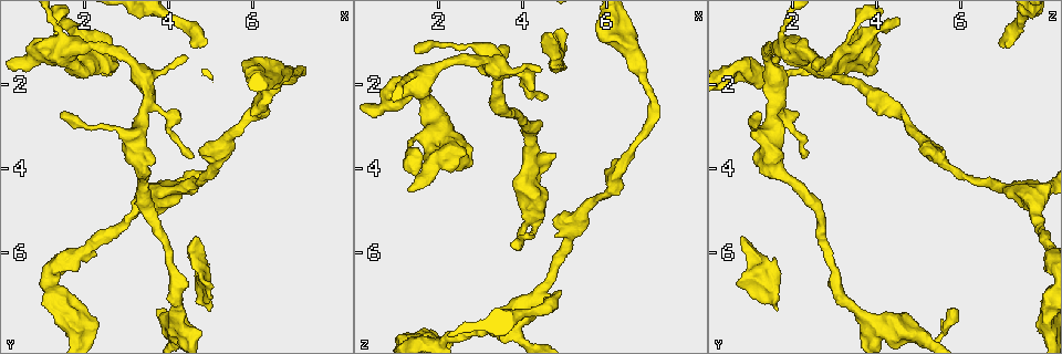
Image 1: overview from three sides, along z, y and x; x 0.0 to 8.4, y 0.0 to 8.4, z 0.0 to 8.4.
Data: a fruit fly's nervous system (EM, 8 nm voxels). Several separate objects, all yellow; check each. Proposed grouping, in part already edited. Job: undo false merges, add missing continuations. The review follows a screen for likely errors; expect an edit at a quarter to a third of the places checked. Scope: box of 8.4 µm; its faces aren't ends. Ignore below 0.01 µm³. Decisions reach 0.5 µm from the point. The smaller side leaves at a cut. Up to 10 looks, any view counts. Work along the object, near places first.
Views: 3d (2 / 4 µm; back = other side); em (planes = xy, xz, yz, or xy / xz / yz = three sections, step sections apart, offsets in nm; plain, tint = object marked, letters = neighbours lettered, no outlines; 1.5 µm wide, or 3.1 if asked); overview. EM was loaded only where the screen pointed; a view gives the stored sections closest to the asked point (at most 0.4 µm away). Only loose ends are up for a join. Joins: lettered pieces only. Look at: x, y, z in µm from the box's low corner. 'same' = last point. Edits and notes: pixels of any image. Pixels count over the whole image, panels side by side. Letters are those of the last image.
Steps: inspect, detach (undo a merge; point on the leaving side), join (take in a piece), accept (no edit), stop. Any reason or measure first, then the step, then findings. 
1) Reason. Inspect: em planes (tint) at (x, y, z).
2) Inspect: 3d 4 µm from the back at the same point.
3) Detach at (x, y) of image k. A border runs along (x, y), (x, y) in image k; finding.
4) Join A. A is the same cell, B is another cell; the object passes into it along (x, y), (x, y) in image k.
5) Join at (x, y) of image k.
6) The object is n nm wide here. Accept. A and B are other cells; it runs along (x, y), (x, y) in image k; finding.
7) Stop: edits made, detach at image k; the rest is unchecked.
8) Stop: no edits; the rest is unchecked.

Free end. Inspect: em planes (plain) at (4.65, 5.65, 0.80).

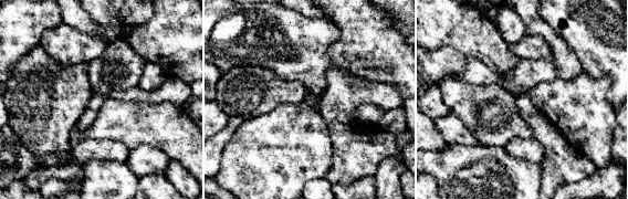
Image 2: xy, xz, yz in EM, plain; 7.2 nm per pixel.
With the object marked. Inspect: em planes (tint) at the same point.

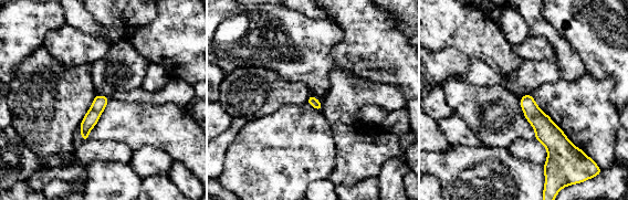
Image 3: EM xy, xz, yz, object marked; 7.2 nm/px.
Inspect: em planes (letters) at the same point.

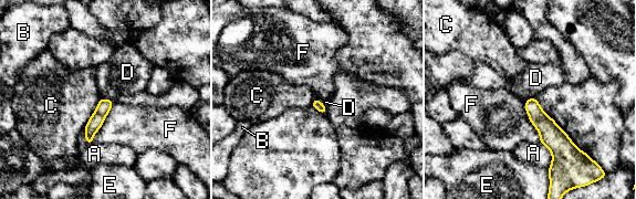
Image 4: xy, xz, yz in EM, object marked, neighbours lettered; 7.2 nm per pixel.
Accept. A, B, C, D, E and F are other cells; a border runs along (101, 96), (113, 102) in image 4; none of them fits.

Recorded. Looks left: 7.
Branch stops here. Inspect: 3d 4 µm at (5.00, 7.40, 1.70).

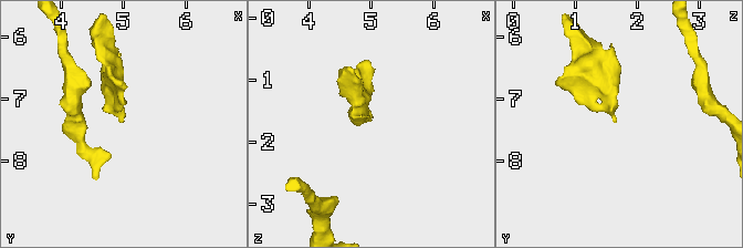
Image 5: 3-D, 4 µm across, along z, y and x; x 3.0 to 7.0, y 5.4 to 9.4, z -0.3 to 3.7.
Shape alone is not enough. Inspect: em planes (letters) at (4.95, 7.35, 1.65).

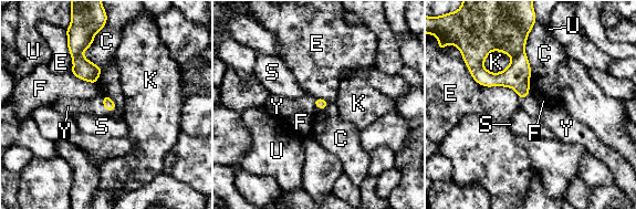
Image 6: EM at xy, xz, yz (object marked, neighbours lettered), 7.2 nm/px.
Join Y. Y is the same cell, C, E, F, K, S and U are other cells; the object passes into it along (108, 104), (103, 104), (69, 106) in image 6; it goes on there.

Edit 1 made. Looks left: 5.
Redraw. Inspect: overview.

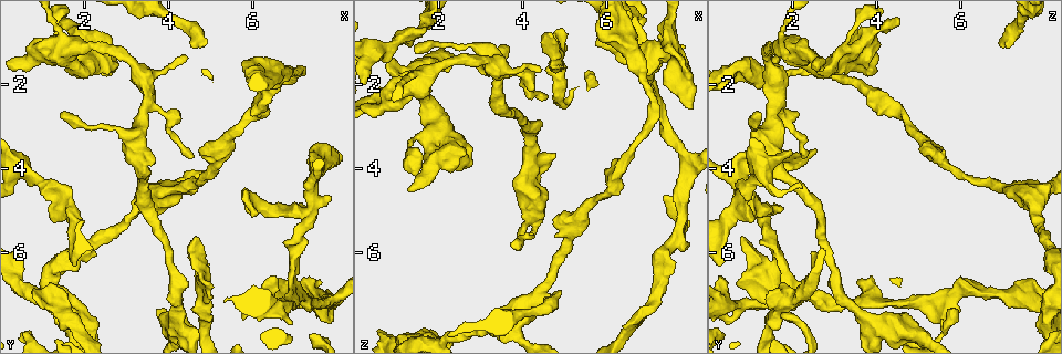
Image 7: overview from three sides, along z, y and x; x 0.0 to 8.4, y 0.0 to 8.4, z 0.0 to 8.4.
Arms part here. Inspect: 3d 2 µm at (7.05, 6.05, 1.65).

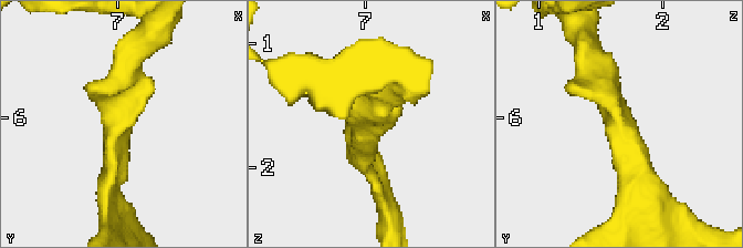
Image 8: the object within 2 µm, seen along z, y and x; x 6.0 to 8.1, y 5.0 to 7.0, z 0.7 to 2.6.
Inspect: em planes (tint) at (7.04, 6.00, 1.64).

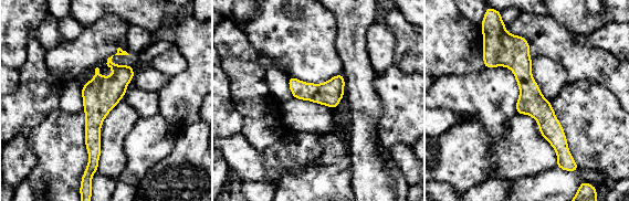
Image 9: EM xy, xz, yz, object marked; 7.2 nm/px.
See the neighbours. Inspect: em planes (letters) at the same point.

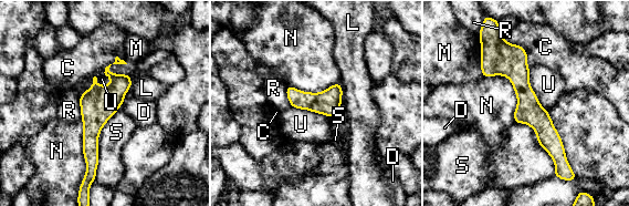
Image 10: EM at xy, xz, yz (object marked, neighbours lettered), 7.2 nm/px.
The longest contact is with S, 600 nm. Accept. C, D, L, M, N, R, S and U are other cells; it runs along (494, 50), (519, 74), (563, 163) in image 10; all the same cell.

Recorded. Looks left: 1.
Stop: edits made, join at image 6; the rest is unchecked.

